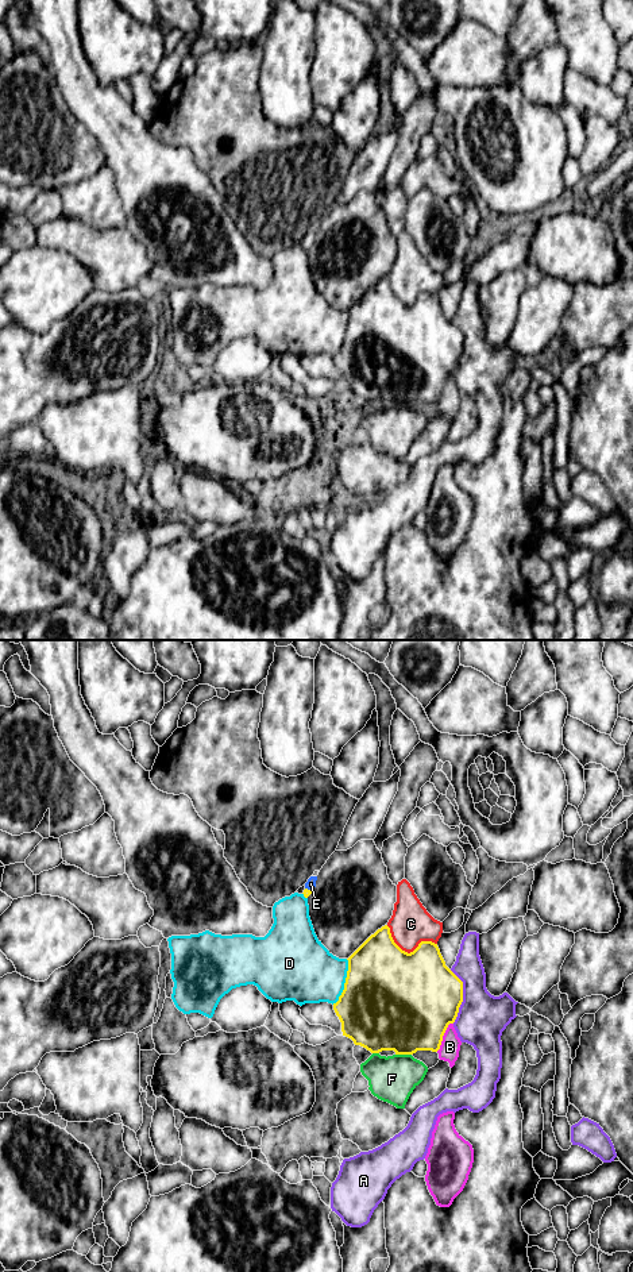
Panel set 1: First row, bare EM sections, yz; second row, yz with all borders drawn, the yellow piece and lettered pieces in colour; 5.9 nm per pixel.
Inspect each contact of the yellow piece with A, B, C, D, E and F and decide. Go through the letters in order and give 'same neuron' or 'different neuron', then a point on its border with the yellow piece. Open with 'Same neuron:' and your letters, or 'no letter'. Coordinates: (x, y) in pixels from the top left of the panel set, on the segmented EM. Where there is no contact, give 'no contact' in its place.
Same neuron: E
A: different neuron; meets yellow in yz at (462, 997)
B: different neuron; meets yellow in yz at (443, 1035)
C: different neuron; meets yellow in yz at (406, 952)
D: different neuron; meets yellow in yz at (346, 982)
E: same neuron; meets yellow in yz at (307, 889)
F: different neuron; meets yellow in yz at (404, 1053)

